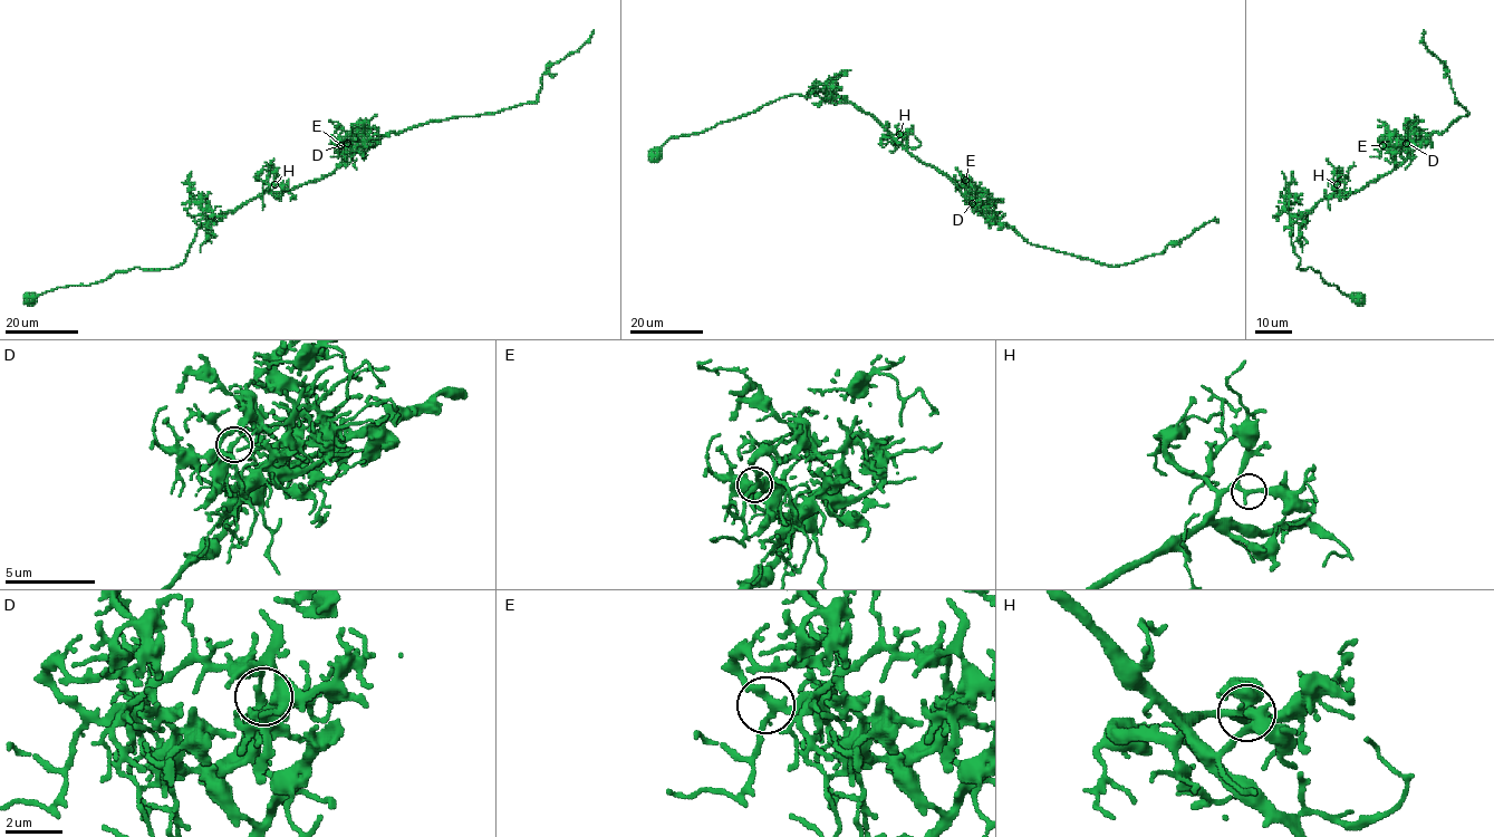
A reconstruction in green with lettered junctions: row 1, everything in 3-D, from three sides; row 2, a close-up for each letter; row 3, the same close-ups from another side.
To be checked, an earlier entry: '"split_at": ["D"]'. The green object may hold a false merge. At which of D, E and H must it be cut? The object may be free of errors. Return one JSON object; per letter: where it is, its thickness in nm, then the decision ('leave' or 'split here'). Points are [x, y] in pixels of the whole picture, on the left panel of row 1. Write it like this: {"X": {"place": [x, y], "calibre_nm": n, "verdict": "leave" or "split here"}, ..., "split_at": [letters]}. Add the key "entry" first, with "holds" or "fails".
{"entry": "holds", "D": {"place": [347, 143], "calibre_nm": 220, "verdict": "split here"}, "E": {"place": [340, 145], "calibre_nm": 220, "verdict": "leave"}, "H": {"place": [275, 184], "calibre_nm": 220, "verdict": "leave"}, "split_at": ["D"]}

